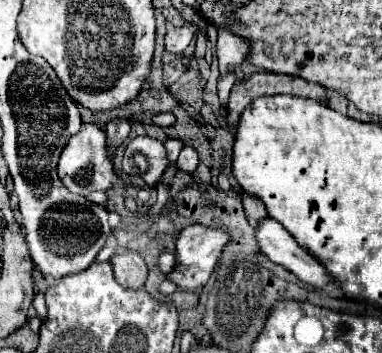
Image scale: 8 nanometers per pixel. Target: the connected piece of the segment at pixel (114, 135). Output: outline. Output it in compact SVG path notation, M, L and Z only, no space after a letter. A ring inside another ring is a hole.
M112 120L106 126L106 138L108 138L108 154L114 158L118 146L128 138L130 124L128 120Z

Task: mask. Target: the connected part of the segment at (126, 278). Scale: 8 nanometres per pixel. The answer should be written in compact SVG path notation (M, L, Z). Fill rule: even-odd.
M128 250L126 254L118 254L110 258L114 266L114 276L120 286L124 288L142 288L148 278L148 268L142 256L134 250Z

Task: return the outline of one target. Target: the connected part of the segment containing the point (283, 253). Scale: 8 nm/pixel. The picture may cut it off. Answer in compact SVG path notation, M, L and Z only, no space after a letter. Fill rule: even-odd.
M262 220L262 224L256 228L256 238L262 254L288 268L302 282L312 284L314 288L326 288L334 284L330 272L314 256L304 252L304 248L298 246L296 240L276 220Z

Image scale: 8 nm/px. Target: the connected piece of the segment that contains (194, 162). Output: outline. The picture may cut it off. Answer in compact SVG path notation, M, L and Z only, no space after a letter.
M184 144L182 152L180 152L178 160L176 160L176 168L180 172L184 172L184 174L190 174L190 172L196 170L196 166L198 166L198 152L190 144Z

